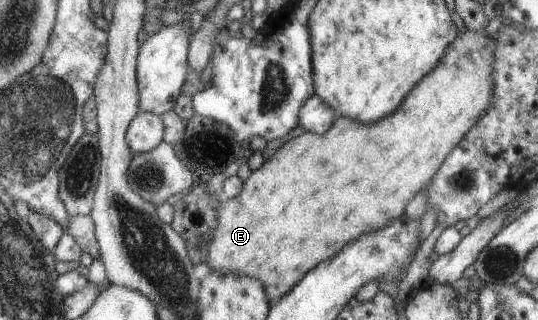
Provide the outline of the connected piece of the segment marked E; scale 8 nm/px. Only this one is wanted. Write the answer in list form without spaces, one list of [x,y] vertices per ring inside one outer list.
[[[461,27],[458,38],[446,48],[431,74],[421,78],[411,88],[411,94],[407,94],[407,98],[399,102],[391,114],[385,114],[385,118],[359,124],[339,116],[326,132],[303,132],[301,136],[287,140],[257,170],[250,172],[237,196],[227,198],[227,202],[221,199],[223,204],[217,210],[213,242],[209,242],[211,246],[203,262],[211,271],[259,279],[267,292],[267,302],[275,304],[290,293],[319,262],[334,258],[347,242],[352,242],[359,234],[384,228],[429,183],[429,178],[438,172],[451,150],[478,122],[479,114],[490,106],[494,53],[495,40],[489,38],[484,29],[469,32]]]

